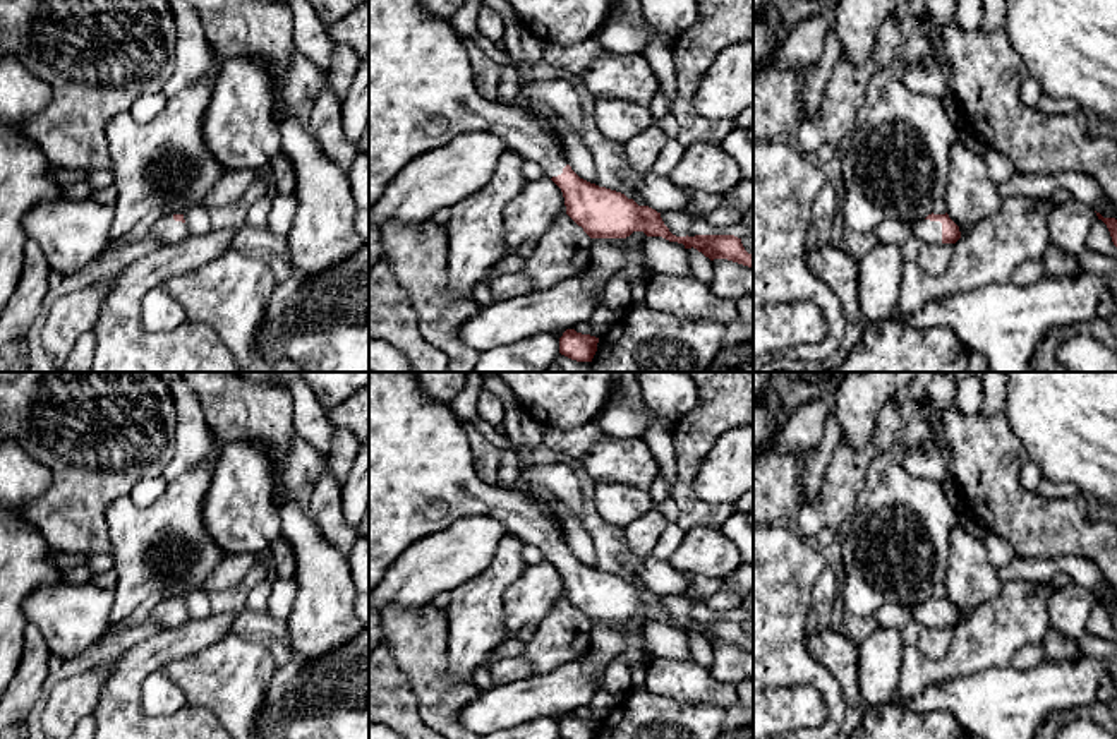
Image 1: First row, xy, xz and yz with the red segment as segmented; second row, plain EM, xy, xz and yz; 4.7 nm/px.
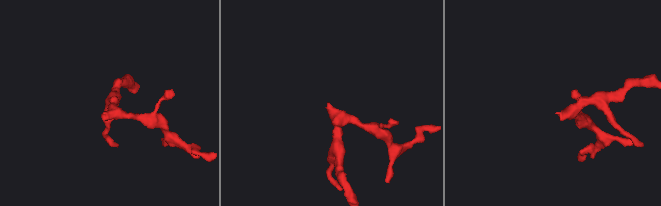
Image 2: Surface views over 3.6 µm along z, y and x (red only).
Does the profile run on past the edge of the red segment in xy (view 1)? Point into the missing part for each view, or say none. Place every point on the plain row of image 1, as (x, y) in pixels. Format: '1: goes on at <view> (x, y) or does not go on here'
1: goes on at xy (165, 614)

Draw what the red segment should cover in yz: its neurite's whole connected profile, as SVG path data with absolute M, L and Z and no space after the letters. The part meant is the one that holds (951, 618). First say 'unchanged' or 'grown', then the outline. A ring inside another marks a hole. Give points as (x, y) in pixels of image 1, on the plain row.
grown; M928 598L925 604L913 607L915 621L928 628L956 628L961 622L959 610L949 598Z

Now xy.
grown; M168 598L151 610L151 621L160 628L177 628L189 621L184 598Z

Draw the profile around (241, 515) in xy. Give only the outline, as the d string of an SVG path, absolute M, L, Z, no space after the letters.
M226 442L202 499L202 523L226 556L263 554L280 538L276 472L263 448Z

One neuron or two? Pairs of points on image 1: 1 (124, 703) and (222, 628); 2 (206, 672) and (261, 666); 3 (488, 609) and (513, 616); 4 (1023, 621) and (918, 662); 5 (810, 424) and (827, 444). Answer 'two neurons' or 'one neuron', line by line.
1: one neuron
2: one neuron
3: two neurons
4: one neuron
5: two neurons

